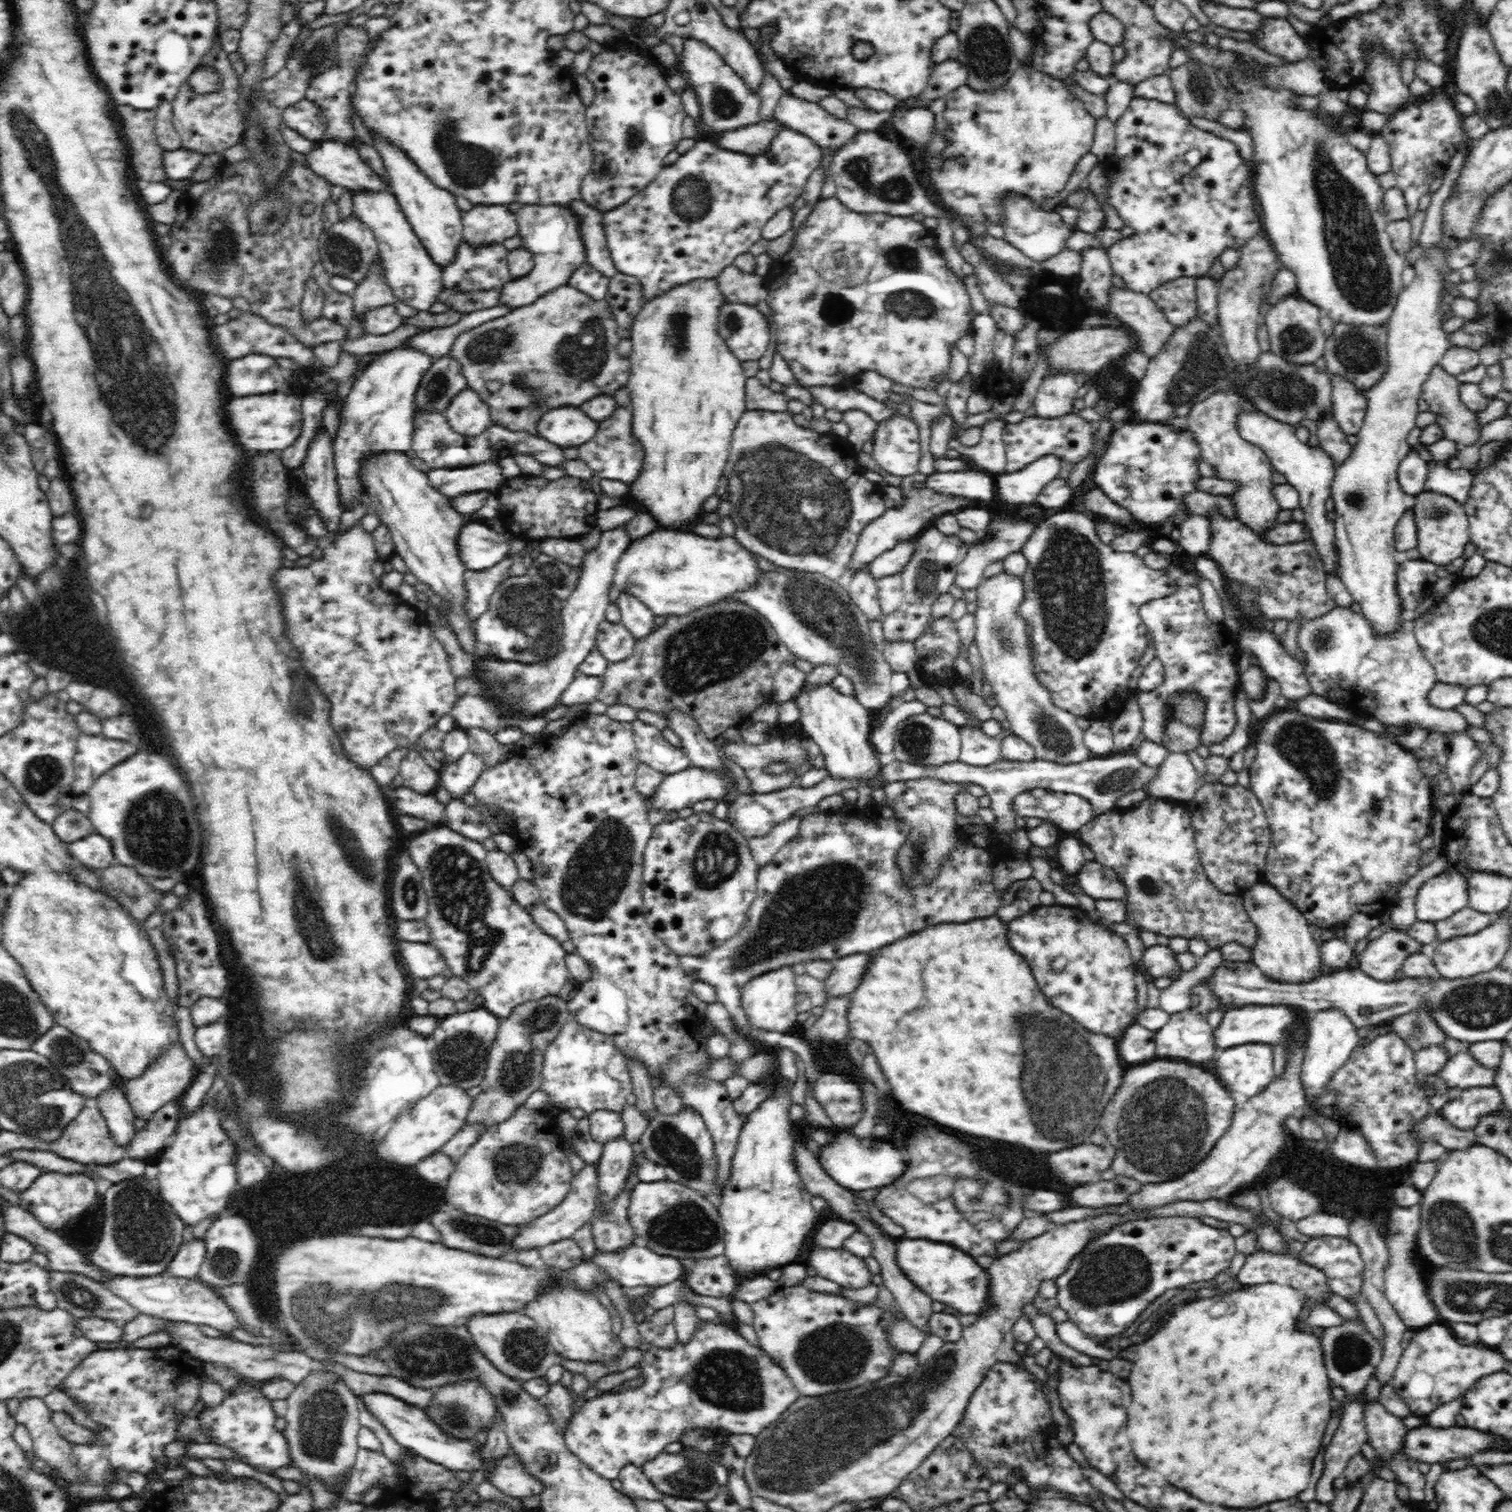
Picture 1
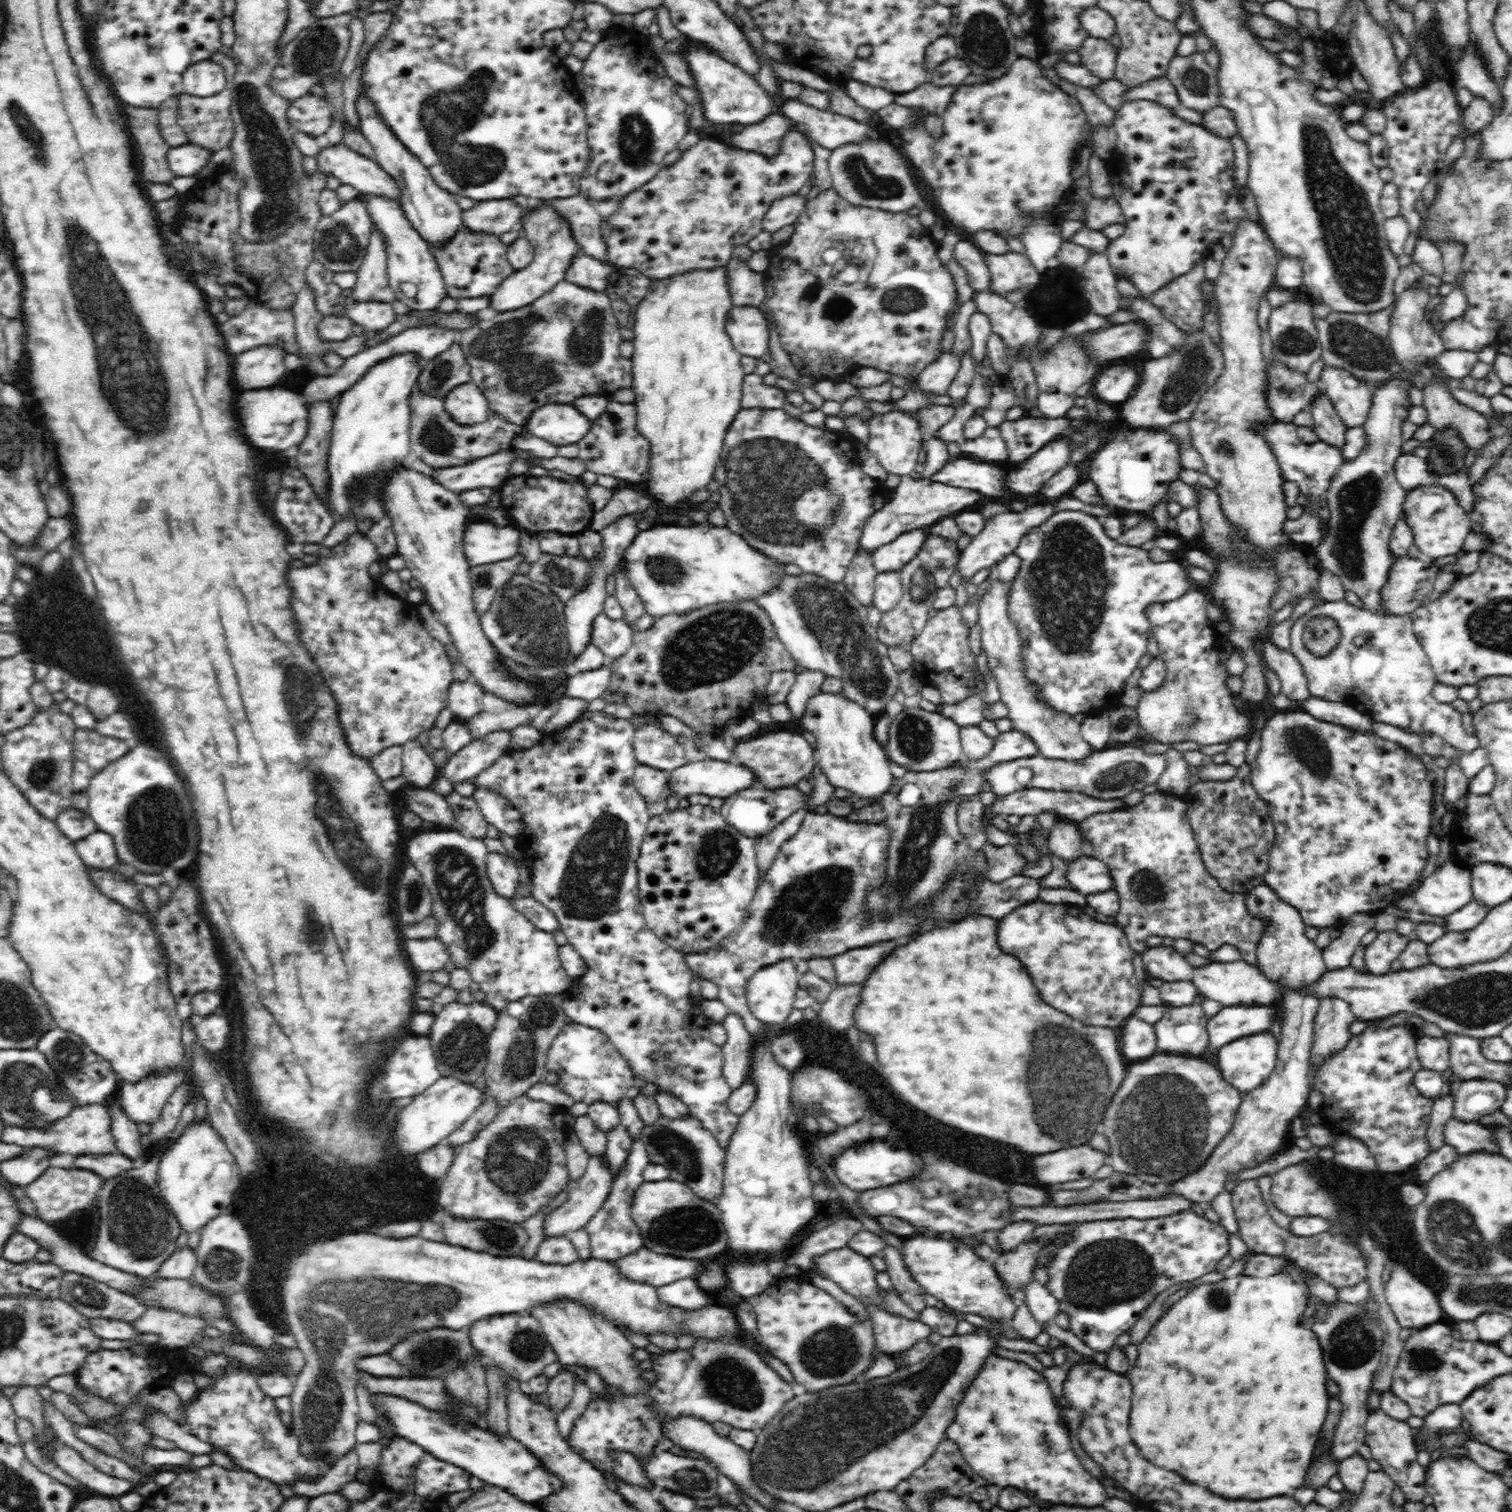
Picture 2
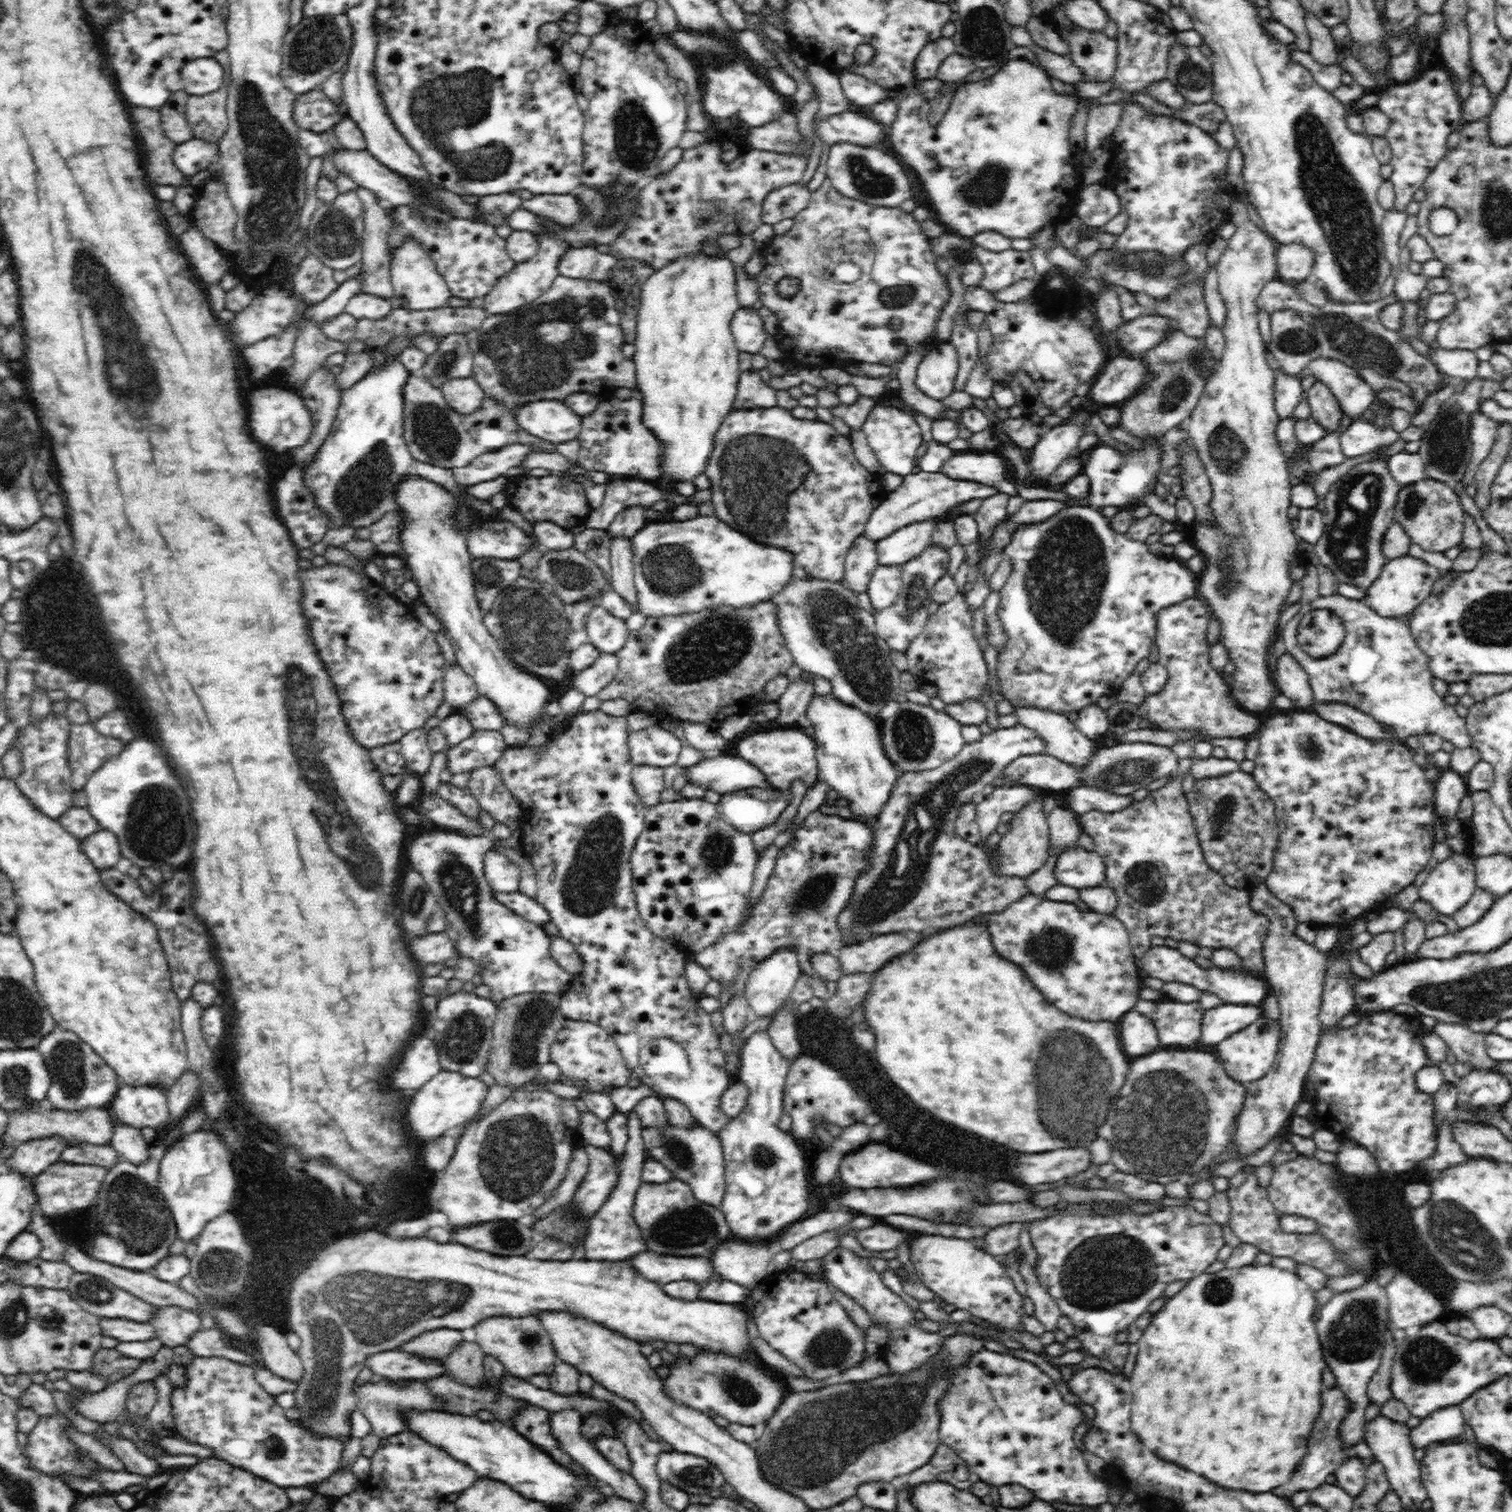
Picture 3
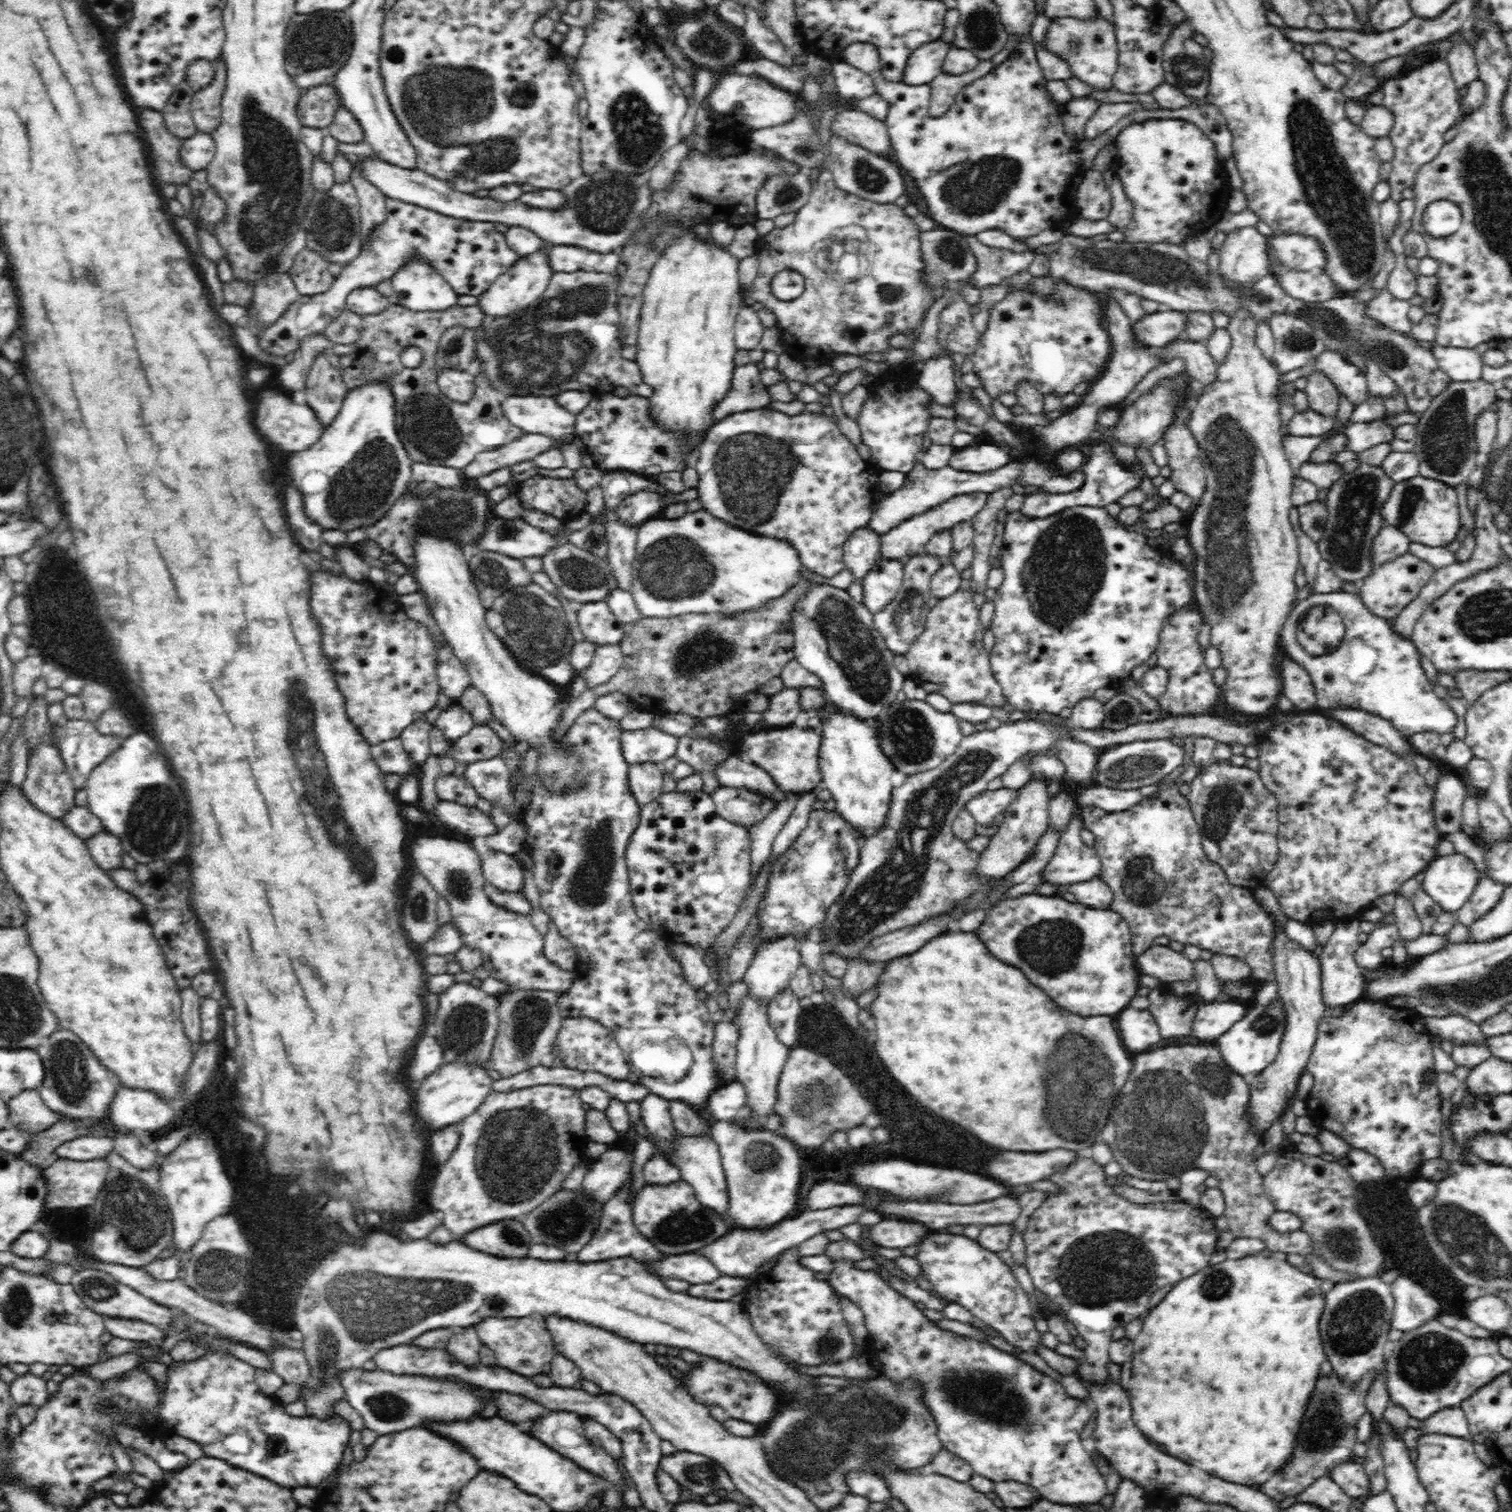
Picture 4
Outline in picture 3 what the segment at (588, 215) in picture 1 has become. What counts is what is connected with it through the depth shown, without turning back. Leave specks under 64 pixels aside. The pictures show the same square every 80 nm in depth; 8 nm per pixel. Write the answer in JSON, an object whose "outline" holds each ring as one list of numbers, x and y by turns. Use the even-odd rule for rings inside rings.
{"outline":[[541,194,522,201,522,209,532,211,545,219,555,220,562,227,572,227,582,214,581,201,573,194]]}

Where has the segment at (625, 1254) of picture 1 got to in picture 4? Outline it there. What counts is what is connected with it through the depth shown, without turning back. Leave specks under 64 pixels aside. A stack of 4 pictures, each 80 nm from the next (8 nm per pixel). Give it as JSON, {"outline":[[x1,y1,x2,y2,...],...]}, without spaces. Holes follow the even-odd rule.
{"outline":[[698,1253,664,1256,661,1260,642,1261,641,1264,648,1265,648,1267,650,1267,648,1272,661,1281,672,1278,673,1280,684,1280,685,1282,690,1283,690,1285,694,1285,710,1283,722,1276,714,1267,714,1264,708,1261,708,1258]]}

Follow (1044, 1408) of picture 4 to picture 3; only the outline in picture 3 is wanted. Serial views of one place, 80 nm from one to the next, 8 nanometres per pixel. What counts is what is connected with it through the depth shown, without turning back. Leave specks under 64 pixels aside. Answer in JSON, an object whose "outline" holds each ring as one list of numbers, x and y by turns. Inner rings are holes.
{"outline":[[836,1248,829,1254,826,1254,823,1261,823,1269,821,1277,825,1282,831,1283,838,1288,840,1292,848,1294,868,1311,868,1315,872,1318,874,1324,888,1324,892,1329,891,1341,888,1343,888,1352,892,1352,894,1356,884,1356,884,1360,890,1364,890,1370,896,1374,905,1374,910,1370,919,1368,920,1364,924,1364,926,1360,930,1360,940,1348,942,1348,942,1340,937,1333,928,1333,922,1331,913,1316,913,1310,908,1307,908,1304,890,1291,880,1280,880,1276,870,1260,865,1257,860,1257,847,1250,846,1248],[982,1349,979,1353,976,1353,971,1361,966,1365,966,1368,960,1368,954,1378,952,1378,952,1386,949,1387,947,1395,943,1398,943,1401,939,1404,941,1408,941,1421,939,1424,939,1437,942,1443,949,1445,954,1452,960,1458,963,1458,968,1463,968,1466,979,1476,980,1481,984,1481,994,1486,1004,1485,1020,1485,1034,1493,1036,1499,1040,1499,1046,1502,1064,1502,1064,1504,1075,1504,1076,1506,1097,1507,1104,1504,1108,1500,1109,1485,1101,1477,1096,1477,1094,1474,1090,1474,1090,1470,1086,1468,1086,1462,1082,1458,1082,1452,1076,1448,1074,1444,1074,1428,1078,1428,1078,1424,1085,1420,1086,1414,1082,1414,1076,1406,1072,1404,1066,1404,1062,1400,1062,1396,1058,1394,1056,1386,1052,1384,1052,1380,1044,1372,1036,1367,1036,1365,1018,1359,1011,1355,1004,1355,998,1352,992,1352,988,1349]]}

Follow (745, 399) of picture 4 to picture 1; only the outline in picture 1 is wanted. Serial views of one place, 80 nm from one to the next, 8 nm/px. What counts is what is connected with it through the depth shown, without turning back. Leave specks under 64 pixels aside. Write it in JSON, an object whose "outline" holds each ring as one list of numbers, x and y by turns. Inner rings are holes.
{"outline":[[756,377,746,379,745,393,748,410,787,411,789,397,784,393,773,392]]}

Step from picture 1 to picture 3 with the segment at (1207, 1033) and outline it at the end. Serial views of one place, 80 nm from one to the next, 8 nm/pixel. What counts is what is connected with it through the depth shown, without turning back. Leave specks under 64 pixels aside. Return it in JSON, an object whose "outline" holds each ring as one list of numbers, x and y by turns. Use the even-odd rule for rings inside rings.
{"outline":[[1162,998,1156,1003,1152,1019,1161,1048,1203,1046,1201,1026,1205,1010,1199,1002,1178,1003]]}

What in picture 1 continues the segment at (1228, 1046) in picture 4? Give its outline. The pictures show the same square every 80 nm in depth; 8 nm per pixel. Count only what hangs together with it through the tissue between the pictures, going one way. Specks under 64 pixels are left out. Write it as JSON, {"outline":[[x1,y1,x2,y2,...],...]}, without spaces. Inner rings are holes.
{"outline":[[1246,1043,1218,1052,1214,1068,1229,1092,1255,1097,1272,1082,1272,1047,1266,1043]]}

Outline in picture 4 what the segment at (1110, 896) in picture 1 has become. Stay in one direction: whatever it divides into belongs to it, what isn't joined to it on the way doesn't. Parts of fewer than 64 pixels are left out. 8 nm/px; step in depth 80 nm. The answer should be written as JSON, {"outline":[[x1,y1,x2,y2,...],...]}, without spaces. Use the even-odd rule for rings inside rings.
{"outline":[[1080,807,1075,808,1075,815,1068,830,1059,837,1054,856,1043,870,1043,878,1054,885,1071,885,1100,878,1101,860,1094,847,1089,848,1080,839,1084,829,1079,815]]}

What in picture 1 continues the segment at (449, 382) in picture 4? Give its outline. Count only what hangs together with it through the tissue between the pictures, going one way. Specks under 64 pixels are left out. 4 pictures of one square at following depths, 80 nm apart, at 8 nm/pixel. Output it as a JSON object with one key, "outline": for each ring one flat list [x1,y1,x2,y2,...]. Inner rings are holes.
{"outline":[[468,388,452,399,444,416,452,431,466,436,479,435,493,425,487,403]]}

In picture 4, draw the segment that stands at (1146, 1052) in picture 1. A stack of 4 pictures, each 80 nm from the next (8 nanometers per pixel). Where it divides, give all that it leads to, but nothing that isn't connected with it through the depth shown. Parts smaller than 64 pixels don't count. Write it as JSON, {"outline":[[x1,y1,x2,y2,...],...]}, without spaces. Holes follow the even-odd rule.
{"outline":[[1125,1008,1116,1016,1117,1029,1124,1045,1132,1052,1144,1052,1152,1045,1161,1044,1158,1025,1150,1010]]}

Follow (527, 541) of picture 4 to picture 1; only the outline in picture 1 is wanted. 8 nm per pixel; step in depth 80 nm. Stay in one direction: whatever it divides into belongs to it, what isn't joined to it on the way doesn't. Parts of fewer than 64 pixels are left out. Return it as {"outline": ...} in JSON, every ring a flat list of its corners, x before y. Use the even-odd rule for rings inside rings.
{"outline":[[471,521,460,530,459,558,468,571,489,569,510,554,510,533,497,534,488,524]]}

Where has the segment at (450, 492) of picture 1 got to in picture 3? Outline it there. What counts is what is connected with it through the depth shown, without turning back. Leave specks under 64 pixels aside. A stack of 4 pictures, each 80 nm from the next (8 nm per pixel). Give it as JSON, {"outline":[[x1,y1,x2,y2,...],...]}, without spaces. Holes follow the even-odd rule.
{"outline":[[528,445,503,446,497,451,481,454,466,466,451,468,452,479,456,485,466,488,479,482,504,477,510,468,518,467,518,464,526,458,526,454,530,454,532,451,533,448]]}

